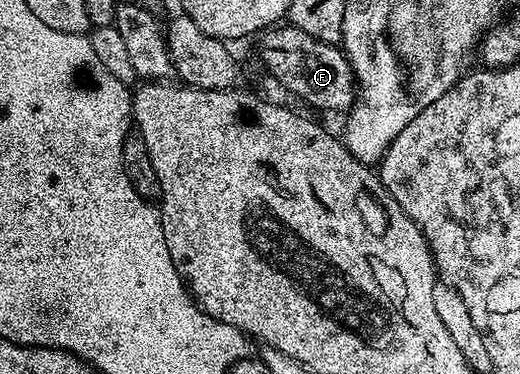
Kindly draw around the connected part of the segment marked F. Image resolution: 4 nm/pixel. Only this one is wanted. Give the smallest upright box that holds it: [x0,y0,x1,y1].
[258,24,358,112]

